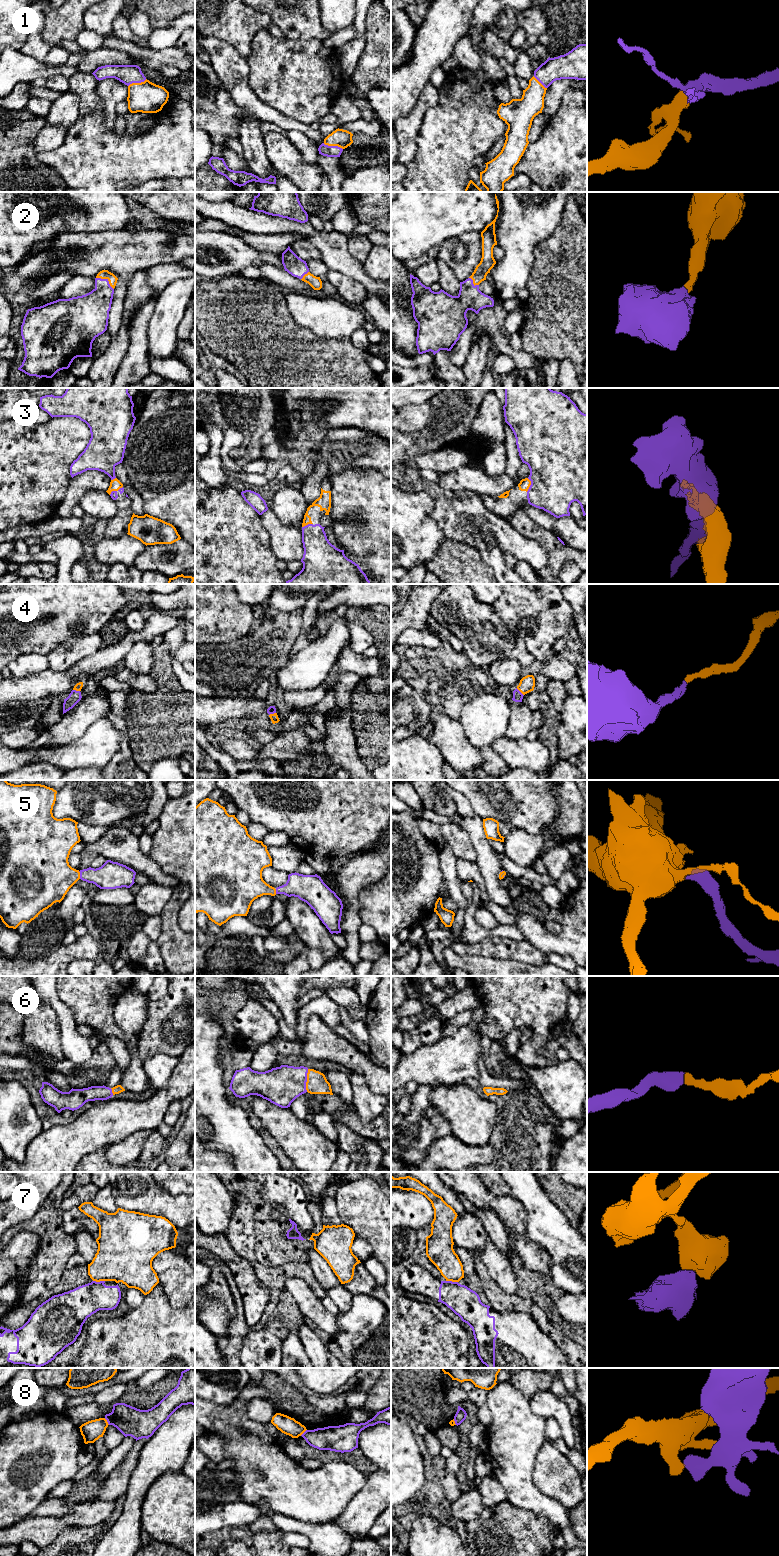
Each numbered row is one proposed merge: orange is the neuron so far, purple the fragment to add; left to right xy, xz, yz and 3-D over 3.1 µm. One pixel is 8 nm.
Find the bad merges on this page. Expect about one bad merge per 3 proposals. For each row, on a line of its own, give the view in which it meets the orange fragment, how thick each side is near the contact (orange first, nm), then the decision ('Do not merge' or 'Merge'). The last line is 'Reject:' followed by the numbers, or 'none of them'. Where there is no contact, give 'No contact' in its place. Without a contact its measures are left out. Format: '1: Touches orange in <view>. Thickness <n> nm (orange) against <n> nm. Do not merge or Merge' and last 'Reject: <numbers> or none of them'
1: Touches orange in xz. Thickness 140 nm (orange) against 100 nm. Merge
2: Touches orange in xy. Thickness 80 nm (orange) against 240 nm. Merge
3: Touches orange in yz. Thickness 90 nm (orange) against 480 nm. Merge
4: Touches orange in yz. Thickness 120 nm (orange) against 80 nm. Merge
5: Touches orange in xy. Thickness 380 nm (orange) against 220 nm. Merge
6: Touches orange in xz. Thickness 160 nm (orange) against 300 nm. Merge
7: Touches orange in xy. Thickness 380 nm (orange) against 260 nm. Do not merge
8: Touches orange in xy. Thickness 160 nm (orange) against 240 nm. Do not merge
Reject: 7, 8

